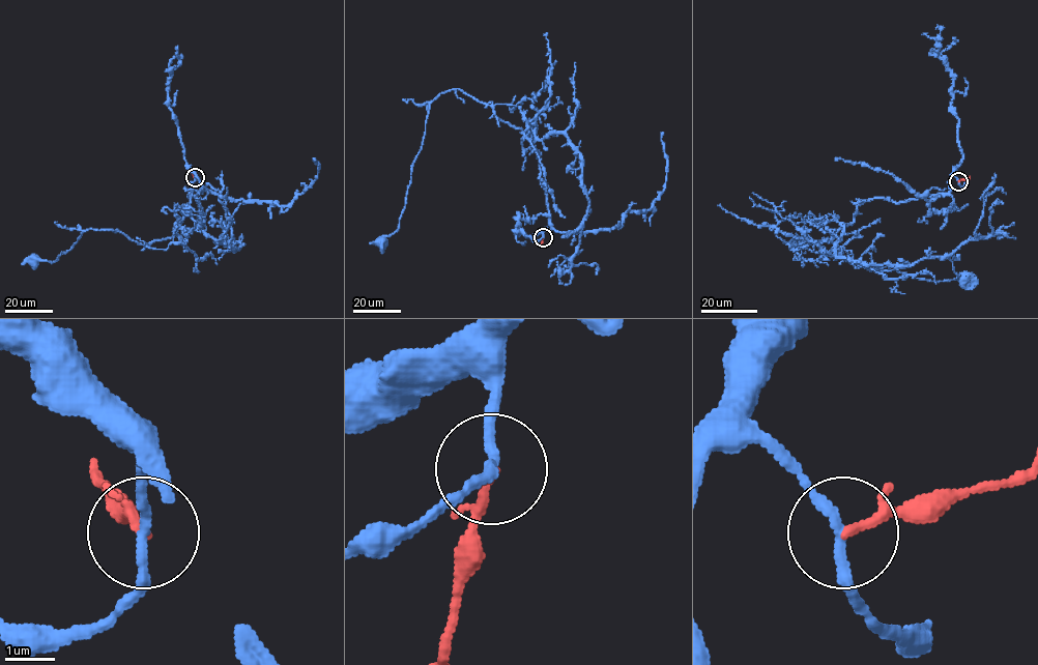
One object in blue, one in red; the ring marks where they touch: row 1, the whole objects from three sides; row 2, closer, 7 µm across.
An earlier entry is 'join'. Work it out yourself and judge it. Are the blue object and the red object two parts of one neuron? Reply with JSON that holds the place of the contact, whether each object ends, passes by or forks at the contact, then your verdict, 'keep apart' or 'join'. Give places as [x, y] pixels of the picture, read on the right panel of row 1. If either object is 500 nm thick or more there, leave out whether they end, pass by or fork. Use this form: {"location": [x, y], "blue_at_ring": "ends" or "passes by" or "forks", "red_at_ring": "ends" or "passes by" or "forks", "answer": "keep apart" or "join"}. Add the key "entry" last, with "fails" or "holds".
{"location": [958, 181], "blue_at_ring": "passes by", "red_at_ring": "passes by", "answer": "keep apart", "entry": "fails"}

